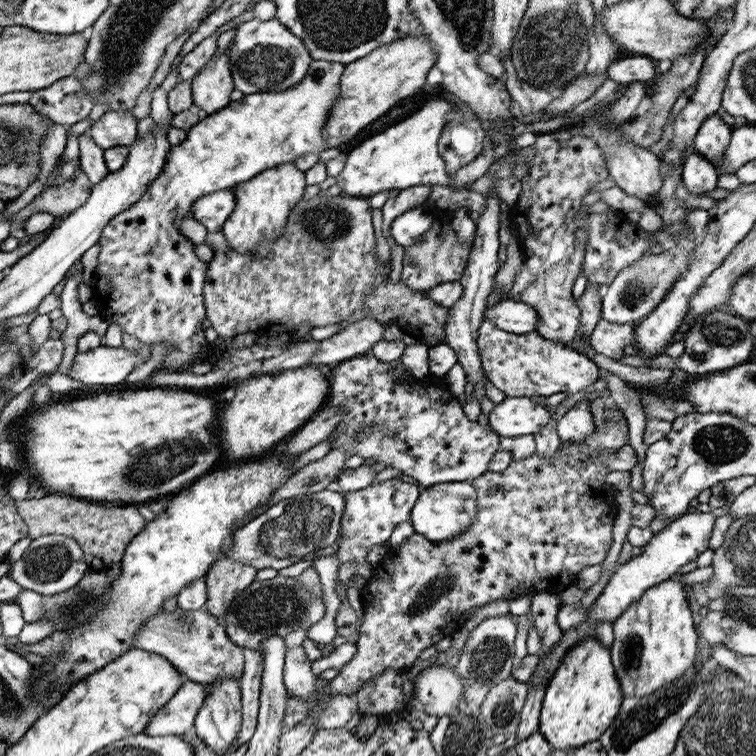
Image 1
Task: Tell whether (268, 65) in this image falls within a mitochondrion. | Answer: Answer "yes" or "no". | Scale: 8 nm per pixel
yes

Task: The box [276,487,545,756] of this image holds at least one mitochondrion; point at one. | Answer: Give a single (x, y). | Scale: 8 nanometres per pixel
(438, 587)

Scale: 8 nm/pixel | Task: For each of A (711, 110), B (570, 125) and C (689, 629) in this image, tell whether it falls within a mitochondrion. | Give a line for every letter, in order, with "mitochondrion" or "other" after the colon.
A: other
B: other
C: other

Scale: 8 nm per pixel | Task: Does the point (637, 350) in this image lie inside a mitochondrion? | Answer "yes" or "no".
no

